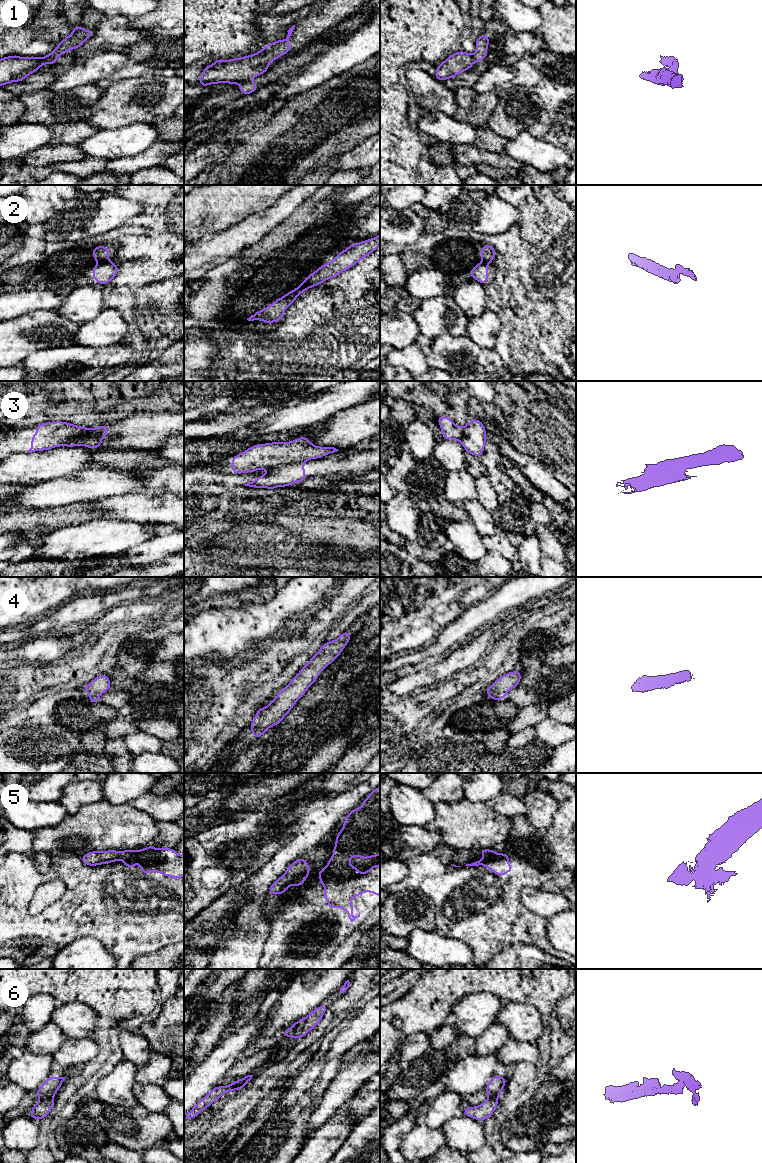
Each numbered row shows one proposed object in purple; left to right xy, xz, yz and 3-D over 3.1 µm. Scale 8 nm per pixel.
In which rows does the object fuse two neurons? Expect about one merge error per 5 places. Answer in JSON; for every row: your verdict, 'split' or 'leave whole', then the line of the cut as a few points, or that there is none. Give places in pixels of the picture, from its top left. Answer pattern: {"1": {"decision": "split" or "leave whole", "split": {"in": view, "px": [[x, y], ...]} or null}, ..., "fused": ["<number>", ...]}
{"1": {"decision": "split", "split": {"in": "xz", "px": [[249, 80], [239, 84]]}}, "2": {"decision": "split", "split": {"in": "xy", "px": [[107, 258], [98, 262]]}}, "3": {"decision": "split", "split": {"in": "xz", "px": [[304, 461], [278, 464], [267, 469]]}}, "4": {"decision": "leave whole", "split": null}, "5": {"decision": "leave whole", "split": null}, "6": {"decision": "split", "split": {"in": "xy", "px": [[52, 1096], [40, 1098]]}}, "fused": ["1", "2", "3", "6"]}

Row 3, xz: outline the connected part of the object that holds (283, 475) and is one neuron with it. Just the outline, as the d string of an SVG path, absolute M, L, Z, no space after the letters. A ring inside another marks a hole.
M305 462L280 464L267 469L267 473L256 478L245 486L252 488L267 488L272 491L276 487L288 487L297 482L303 482L308 478L305 475Z

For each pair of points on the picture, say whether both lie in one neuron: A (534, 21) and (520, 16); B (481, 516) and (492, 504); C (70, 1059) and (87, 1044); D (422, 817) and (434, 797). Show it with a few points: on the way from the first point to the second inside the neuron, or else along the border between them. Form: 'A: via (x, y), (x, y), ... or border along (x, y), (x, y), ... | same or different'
A: via (531, 20), (523, 18) | same
B: border along (476, 498), (491, 513) | different
C: via (74, 1055), (83, 1048) | same
D: border along (421, 791), (433, 804) | different

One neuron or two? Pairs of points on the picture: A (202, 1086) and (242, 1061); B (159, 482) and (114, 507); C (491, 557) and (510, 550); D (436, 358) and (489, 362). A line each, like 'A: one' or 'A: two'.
A: two
B: two
C: two
D: one

